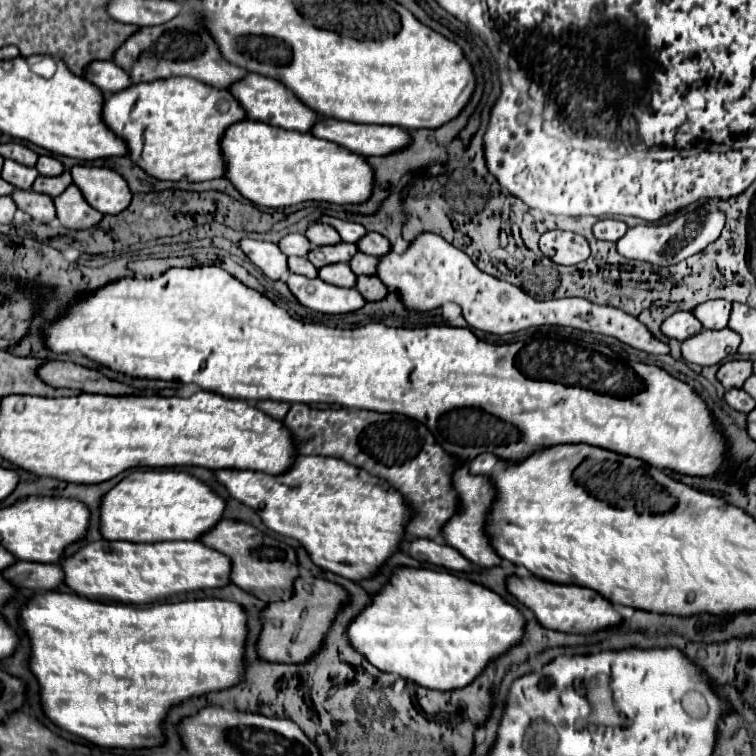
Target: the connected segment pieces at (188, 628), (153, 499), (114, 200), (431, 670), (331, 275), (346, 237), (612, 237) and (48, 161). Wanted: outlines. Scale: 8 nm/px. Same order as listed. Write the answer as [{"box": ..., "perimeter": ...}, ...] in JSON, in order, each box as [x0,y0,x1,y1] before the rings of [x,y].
[{"box":[20,592,246,748],"perimeter":[[[40,592],[34,594],[20,610],[20,626],[28,634],[30,640],[30,660],[28,668],[38,680],[40,688],[40,704],[42,712],[50,722],[54,722],[58,728],[76,734],[96,746],[104,748],[152,748],[162,744],[162,730],[160,724],[168,712],[170,706],[188,700],[192,696],[200,696],[206,692],[214,690],[224,690],[240,682],[242,678],[242,656],[244,656],[244,640],[246,640],[246,614],[240,604],[228,602],[228,600],[218,600],[218,598],[204,598],[204,600],[184,600],[176,604],[150,604],[150,606],[128,606],[128,604],[104,604],[104,602],[94,602],[88,598],[82,598],[78,594],[68,594],[68,592]]]},{"box":[100,470,224,542],"perimeter":[[[134,470],[100,502],[100,534],[104,540],[162,542],[198,540],[222,516],[224,500],[198,478],[178,470]]]},{"box":[72,166,132,214],"perimeter":[[[72,166],[74,184],[86,196],[86,202],[102,214],[122,212],[132,198],[126,180],[112,168],[96,166]]]},{"box":[348,566,524,690],"perimeter":[[[398,566],[384,582],[378,594],[370,598],[370,604],[358,612],[348,624],[348,638],[356,652],[366,656],[382,672],[398,674],[418,686],[434,690],[454,690],[470,684],[488,664],[488,660],[500,656],[522,638],[524,618],[496,592],[482,584],[460,578],[452,572],[438,572],[428,568]]]},{"box":[318,264,356,288],"perimeter":[[[328,264],[318,270],[318,278],[342,288],[354,288],[356,284],[356,274],[350,270],[348,264]]]},{"box":[320,216,366,242],"perimeter":[[[320,216],[320,222],[326,222],[326,224],[334,226],[344,242],[358,242],[366,234],[366,228],[358,222],[340,220],[340,218],[334,218],[334,216]]]},{"box":[592,218,628,242],"perimeter":[[[614,218],[598,220],[592,228],[592,232],[598,240],[608,240],[608,242],[616,242],[618,238],[622,238],[626,234],[626,230],[628,230],[628,226],[622,220],[614,220]]]},{"box":[36,156,66,176],"perimeter":[[[40,156],[38,158],[38,164],[36,164],[36,170],[42,174],[42,176],[58,176],[62,174],[66,168],[60,160],[52,158],[52,156]]]}]

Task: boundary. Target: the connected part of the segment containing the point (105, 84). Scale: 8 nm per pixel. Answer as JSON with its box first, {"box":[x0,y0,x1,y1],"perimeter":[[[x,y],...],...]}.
{"box":[84,60,132,94],"perimeter":[[[94,60],[86,66],[84,70],[84,78],[88,82],[92,82],[102,94],[112,94],[118,90],[128,88],[132,82],[126,76],[126,72],[122,72],[122,68],[118,68],[114,62],[110,60]]]}

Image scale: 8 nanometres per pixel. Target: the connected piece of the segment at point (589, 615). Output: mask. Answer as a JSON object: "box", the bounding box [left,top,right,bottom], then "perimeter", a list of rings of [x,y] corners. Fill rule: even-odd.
{"box":[506,574,622,634],"perimeter":[[[512,574],[506,578],[506,588],[518,602],[522,602],[526,608],[534,612],[534,616],[544,628],[552,628],[568,634],[574,634],[574,632],[582,634],[582,632],[594,632],[594,630],[622,622],[622,616],[612,608],[612,604],[604,596],[584,586],[556,584],[556,582],[540,580],[536,576]]]}

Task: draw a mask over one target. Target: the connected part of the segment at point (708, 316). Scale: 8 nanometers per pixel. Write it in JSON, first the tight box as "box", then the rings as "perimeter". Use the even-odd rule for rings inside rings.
{"box":[692,300,730,330],"perimeter":[[[710,300],[710,302],[700,304],[692,312],[702,322],[704,328],[720,330],[720,328],[726,328],[726,324],[728,324],[730,302],[726,302],[726,300]]]}

